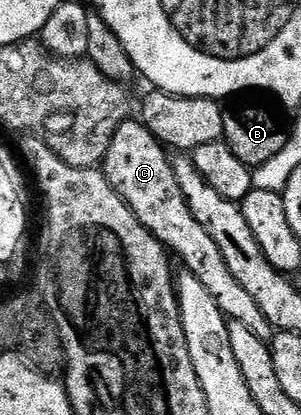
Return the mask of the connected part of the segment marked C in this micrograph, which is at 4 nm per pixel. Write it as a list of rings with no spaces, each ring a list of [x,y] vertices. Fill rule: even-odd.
[[[143,121],[124,122],[114,134],[114,140],[110,140],[110,148],[104,157],[104,179],[116,189],[118,196],[124,198],[124,203],[132,209],[137,220],[175,257],[177,254],[188,265],[185,267],[189,273],[198,276],[202,284],[206,284],[206,290],[214,296],[225,318],[246,324],[246,328],[250,328],[254,336],[271,339],[274,327],[268,322],[262,308],[258,306],[254,296],[250,296],[250,292],[242,288],[242,284],[226,264],[218,244],[214,244],[214,236],[210,236],[210,232],[206,232],[206,228],[202,228],[202,224],[194,220],[186,204],[186,196],[182,194],[182,188],[176,179],[173,159],[168,159],[167,153],[169,151],[164,143],[145,128]]]

